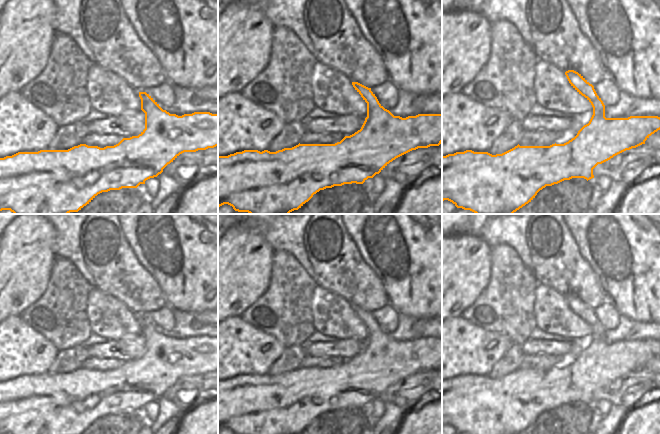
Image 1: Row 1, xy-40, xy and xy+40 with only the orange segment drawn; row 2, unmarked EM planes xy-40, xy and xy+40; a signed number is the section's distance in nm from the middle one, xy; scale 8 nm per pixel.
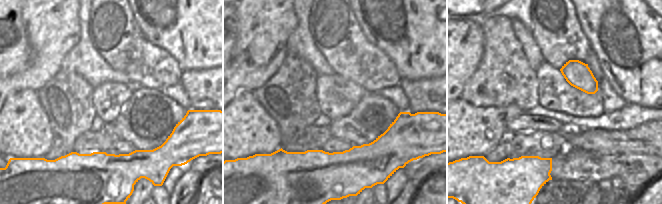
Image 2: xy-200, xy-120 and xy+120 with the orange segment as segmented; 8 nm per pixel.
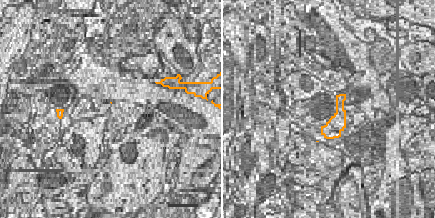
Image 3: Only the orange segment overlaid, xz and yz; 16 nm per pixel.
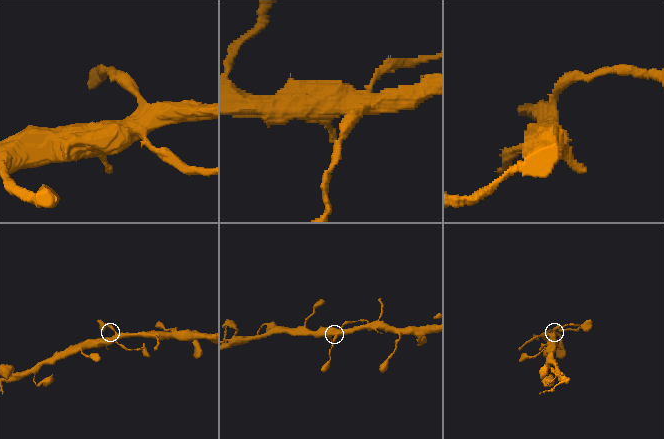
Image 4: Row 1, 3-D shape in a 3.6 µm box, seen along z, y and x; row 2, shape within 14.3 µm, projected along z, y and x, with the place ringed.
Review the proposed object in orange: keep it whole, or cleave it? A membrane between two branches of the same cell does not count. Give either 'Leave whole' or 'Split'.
Leave whole

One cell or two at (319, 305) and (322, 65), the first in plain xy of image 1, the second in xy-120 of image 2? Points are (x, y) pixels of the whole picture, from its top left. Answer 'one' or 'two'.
two

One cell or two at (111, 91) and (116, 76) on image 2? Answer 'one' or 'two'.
two

